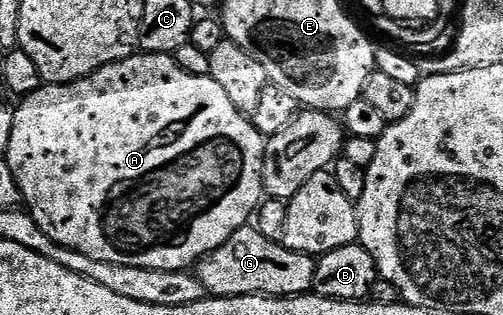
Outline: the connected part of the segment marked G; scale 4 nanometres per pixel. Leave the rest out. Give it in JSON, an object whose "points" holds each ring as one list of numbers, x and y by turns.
{"points":[[256,226,239,228,231,238,218,250,214,250,195,265,194,275,200,279,205,293,215,298,225,296,302,296,313,291,312,283,316,273,316,260,307,256,305,252,291,252,283,243,276,243,264,238]]}

